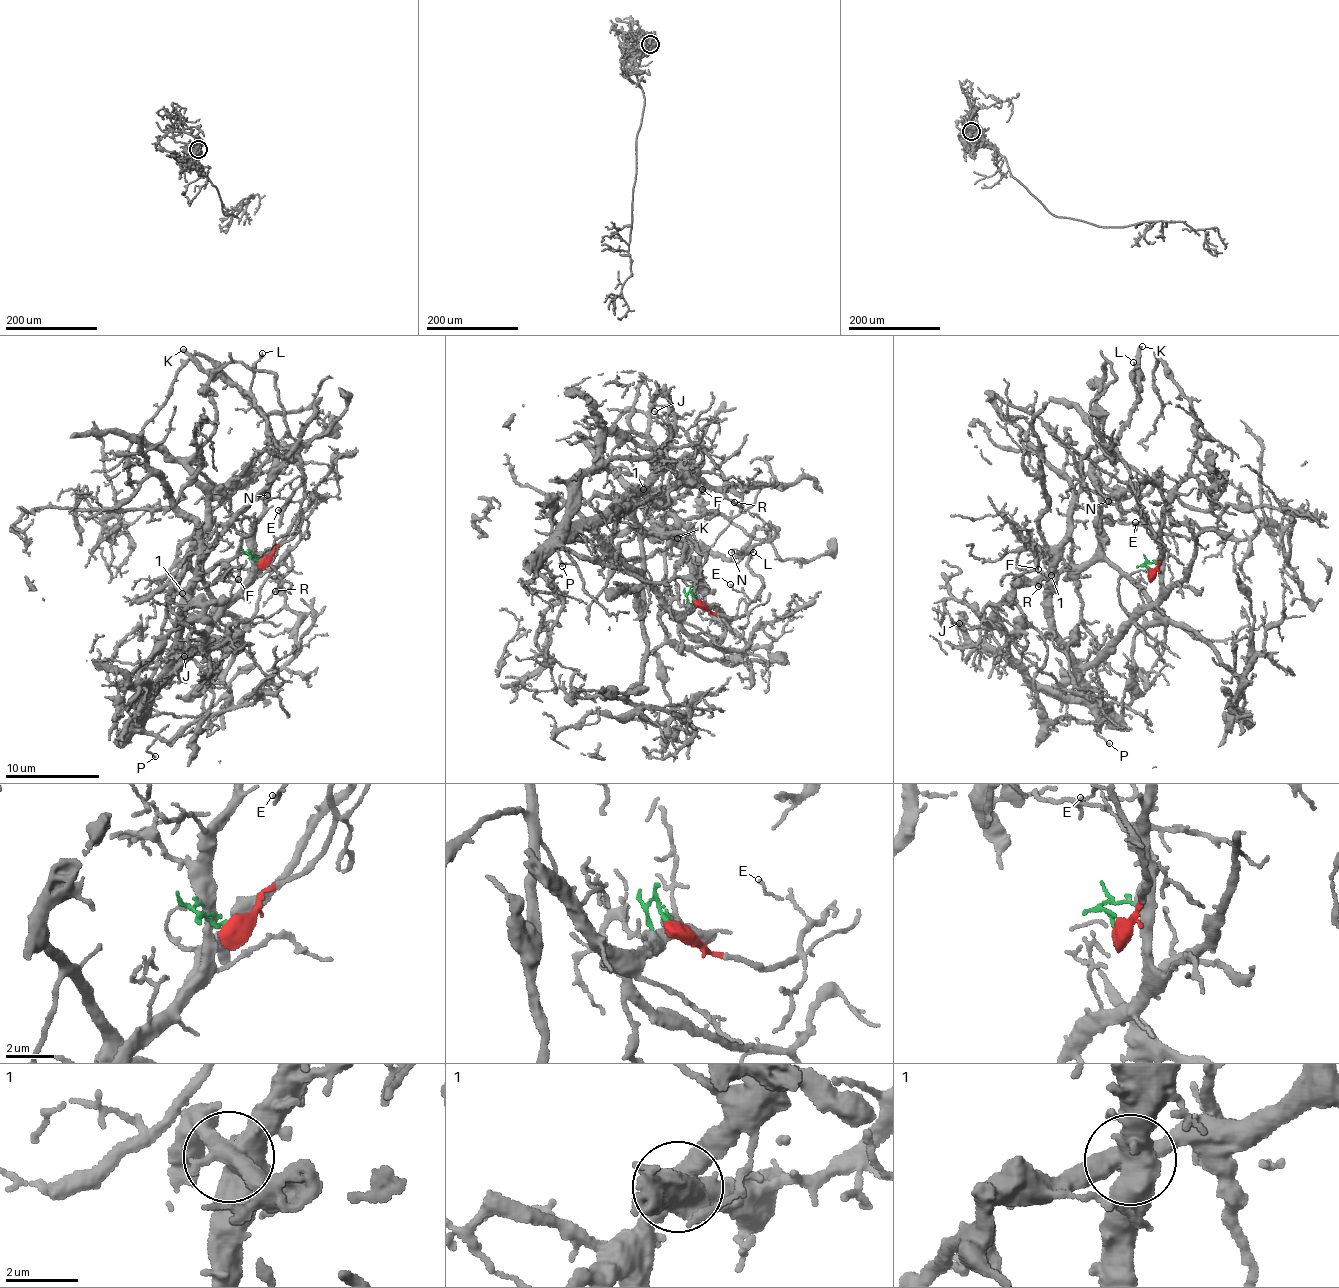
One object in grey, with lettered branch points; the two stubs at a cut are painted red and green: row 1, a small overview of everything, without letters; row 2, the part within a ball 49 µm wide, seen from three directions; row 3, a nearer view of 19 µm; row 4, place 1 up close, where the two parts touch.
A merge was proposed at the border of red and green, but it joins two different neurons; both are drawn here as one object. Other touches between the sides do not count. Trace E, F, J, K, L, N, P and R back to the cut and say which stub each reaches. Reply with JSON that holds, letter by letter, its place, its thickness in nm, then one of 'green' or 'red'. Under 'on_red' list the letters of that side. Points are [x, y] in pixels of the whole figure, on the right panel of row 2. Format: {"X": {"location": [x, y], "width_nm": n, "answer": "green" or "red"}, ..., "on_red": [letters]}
{"E": {"location": [1135, 522], "width_nm": 110, "answer": "red"}, "F": {"location": [1038, 569], "width_nm": 160, "answer": "green"}, "J": {"location": [959, 623], "width_nm": 100, "answer": "green"}, "K": {"location": [1142, 346], "width_nm": 280, "answer": "red"}, "L": {"location": [1133, 362], "width_nm": 160, "answer": "red"}, "N": {"location": [1108, 501], "width_nm": 100, "answer": "red"}, "P": {"location": [1109, 743], "width_nm": 110, "answer": "green"}, "R": {"location": [1038, 586], "width_nm": 140, "answer": "green"}, "on_red": ["E", "K", "L", "N"]}

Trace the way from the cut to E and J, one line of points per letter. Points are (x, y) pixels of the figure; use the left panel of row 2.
E: (259, 560), (283, 544), (300, 526), (300, 502), (291, 501), (277, 509)
J: (259, 560), (247, 553), (252, 556), (252, 579), (136, 720), (164, 681), (198, 651), (204, 654), (183, 657)

